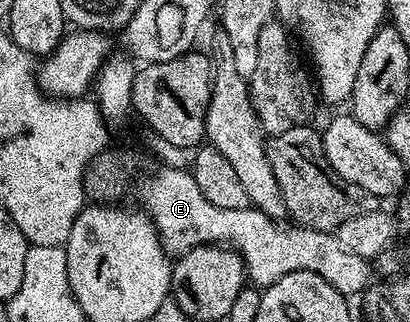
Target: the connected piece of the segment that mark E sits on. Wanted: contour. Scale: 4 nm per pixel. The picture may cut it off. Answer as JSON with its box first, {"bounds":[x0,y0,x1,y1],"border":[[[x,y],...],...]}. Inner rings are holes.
{"bounds":[140,166,370,298],"border":[[[166,166],[158,169],[141,184],[140,207],[156,226],[161,245],[170,257],[181,256],[200,244],[219,244],[238,252],[245,263],[246,277],[257,286],[274,284],[292,272],[314,272],[346,298],[356,297],[369,287],[370,261],[351,254],[333,232],[300,226],[288,228],[285,222],[273,220],[252,206],[243,210],[219,210],[219,206],[211,206],[203,198],[199,186],[195,186],[192,171]]]}

